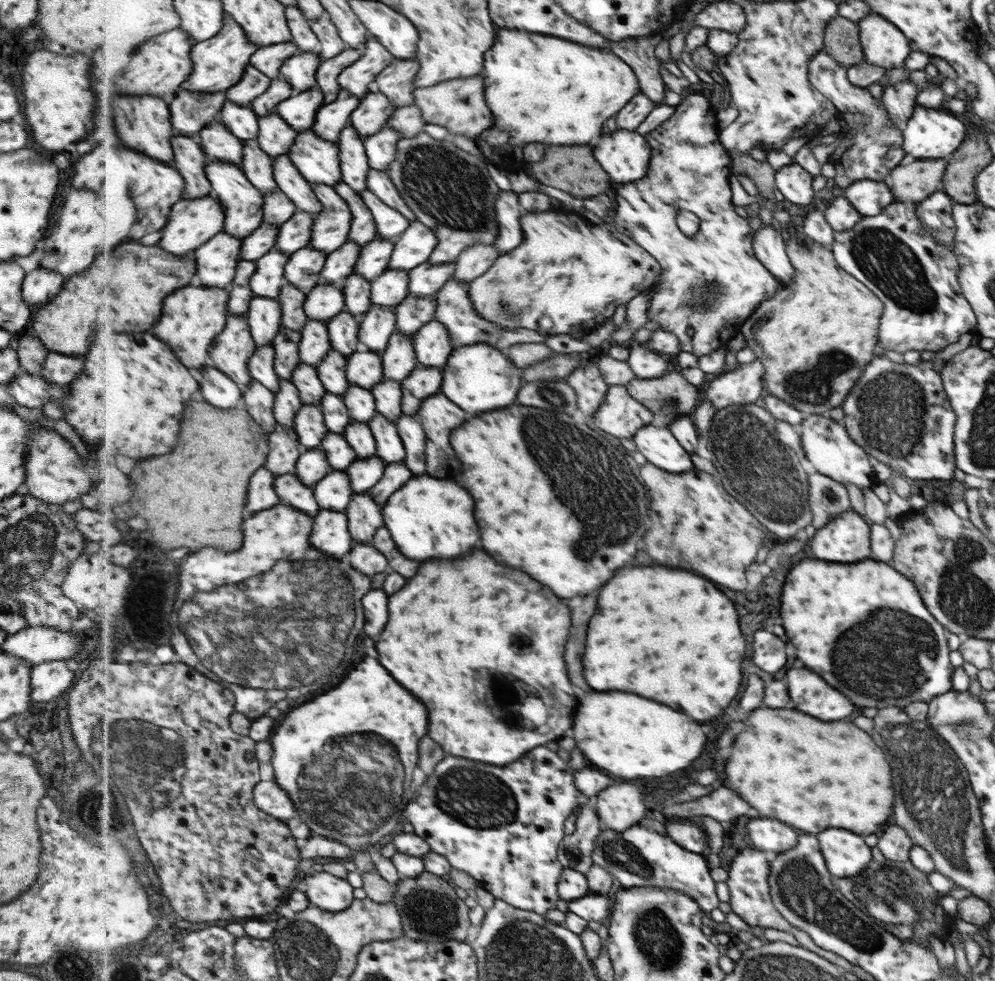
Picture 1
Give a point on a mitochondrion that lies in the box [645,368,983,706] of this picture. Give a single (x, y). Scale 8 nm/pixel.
(891, 674)

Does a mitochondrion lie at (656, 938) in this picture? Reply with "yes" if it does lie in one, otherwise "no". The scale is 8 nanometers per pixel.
yes

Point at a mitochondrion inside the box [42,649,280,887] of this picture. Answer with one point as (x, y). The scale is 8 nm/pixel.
(153, 764)

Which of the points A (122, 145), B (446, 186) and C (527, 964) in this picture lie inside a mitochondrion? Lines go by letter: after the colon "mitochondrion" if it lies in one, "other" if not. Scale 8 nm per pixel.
A: other
B: mitochondrion
C: mitochondrion

